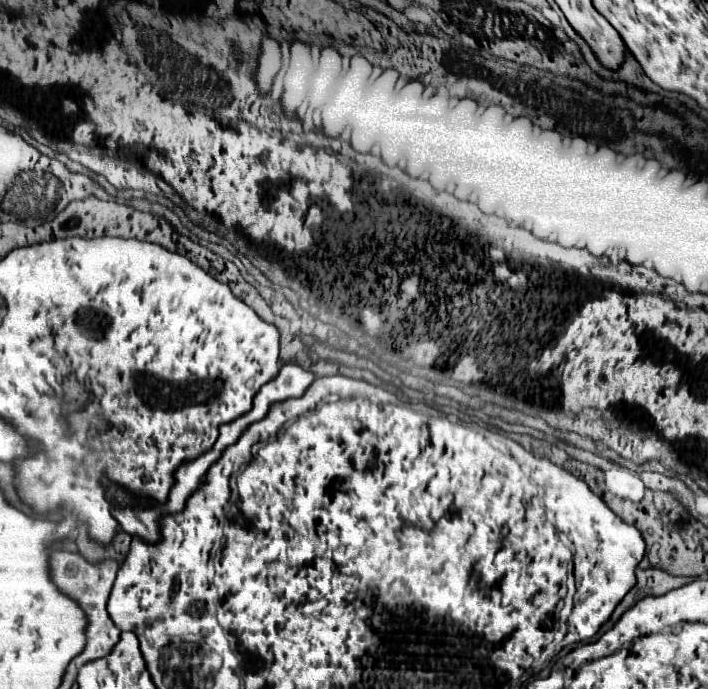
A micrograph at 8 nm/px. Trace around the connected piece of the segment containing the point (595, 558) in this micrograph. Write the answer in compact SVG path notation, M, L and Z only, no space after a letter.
M531 456L527 458L527 464L535 482L545 490L545 506L555 514L557 530L563 530L575 546L573 574L577 580L577 592L573 598L573 612L567 620L565 644L577 644L593 638L623 596L635 586L635 566L645 554L645 542L635 526L625 524L597 494L589 490L585 480L575 478L547 458Z

